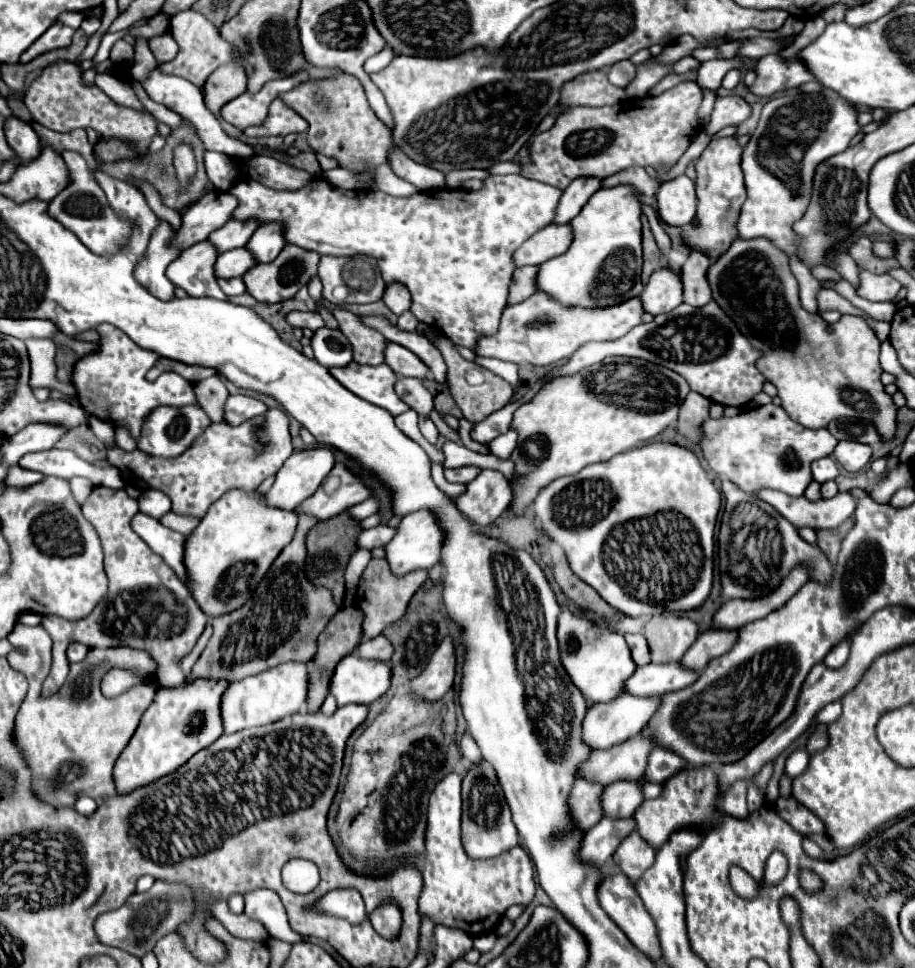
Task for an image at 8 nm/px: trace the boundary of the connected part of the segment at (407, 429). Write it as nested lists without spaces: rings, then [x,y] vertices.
[[[406,411],[406,413],[400,413],[398,417],[394,417],[394,421],[396,421],[396,427],[404,433],[404,435],[408,435],[412,441],[416,441],[426,453],[428,453],[428,457],[430,457],[430,461],[434,461],[434,459],[444,459],[444,453],[442,451],[438,451],[438,449],[434,449],[434,445],[430,445],[424,437],[422,437],[422,433],[420,433],[420,429],[418,429],[418,415],[416,415],[416,411]]]

